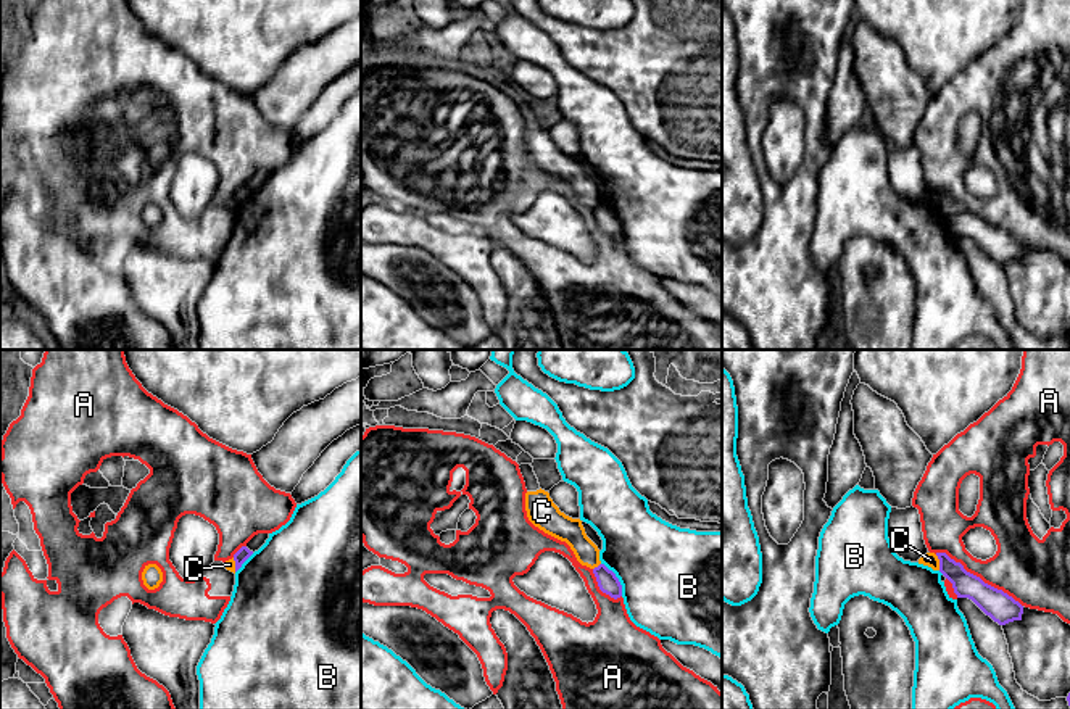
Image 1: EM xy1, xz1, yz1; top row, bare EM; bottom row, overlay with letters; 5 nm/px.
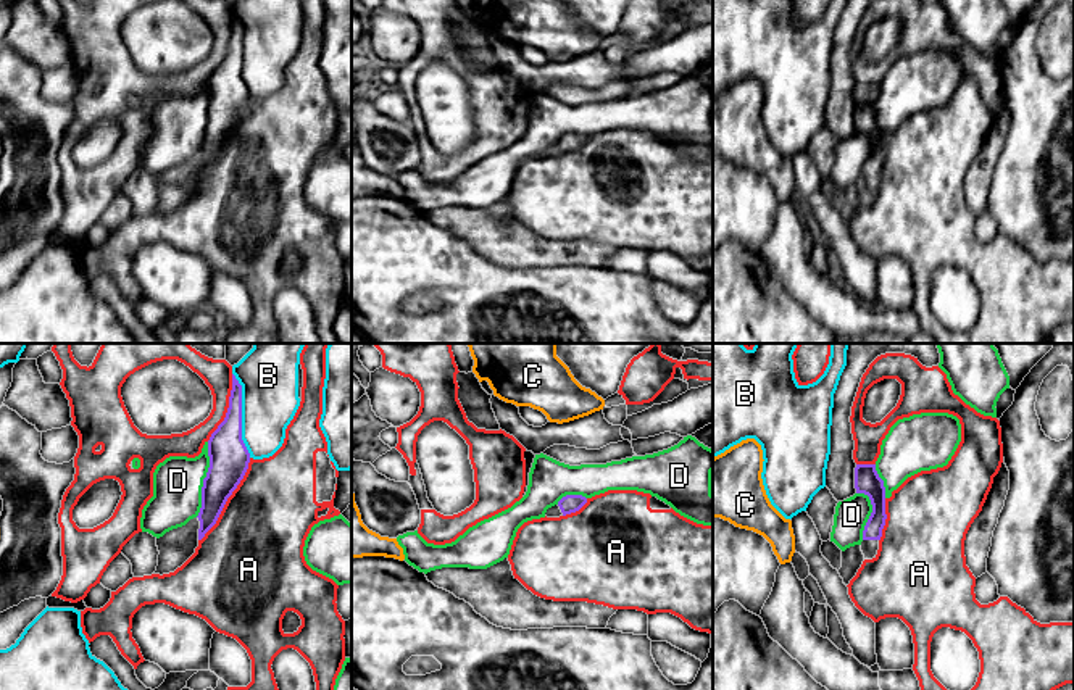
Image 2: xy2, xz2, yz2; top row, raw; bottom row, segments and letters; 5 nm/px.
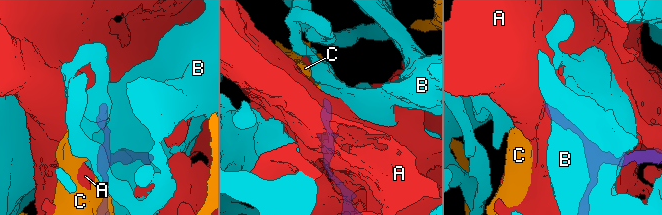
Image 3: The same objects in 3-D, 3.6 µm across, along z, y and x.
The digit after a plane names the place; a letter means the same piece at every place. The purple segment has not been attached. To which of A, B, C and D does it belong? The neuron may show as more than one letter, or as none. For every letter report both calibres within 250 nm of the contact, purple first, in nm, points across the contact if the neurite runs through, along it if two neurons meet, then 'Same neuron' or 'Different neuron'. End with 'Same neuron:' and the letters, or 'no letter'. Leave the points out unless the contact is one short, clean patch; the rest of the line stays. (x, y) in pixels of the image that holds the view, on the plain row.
A: Thickness 150 nm (purple) against 320 nm. Different neuron
B: Thickness 200 nm (purple) against 280 nm. Different neuron
C: Thickness 130 nm (purple) against 70 nm. Boundary: yz1 (935, 194), (940, 208). Different neuron
D: Thickness 200 nm (purple) against 240 nm. Different neuron
Same neuron: no letter

